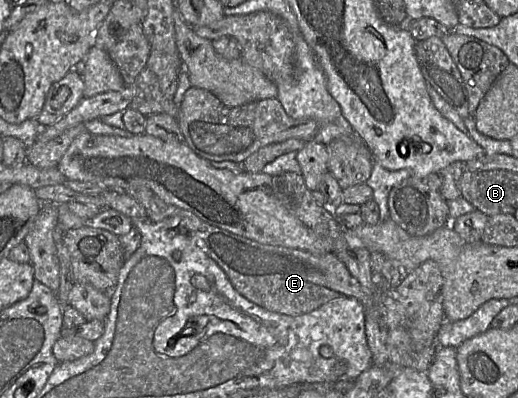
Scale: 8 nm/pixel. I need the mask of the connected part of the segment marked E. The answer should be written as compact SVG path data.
M140 189L132 197L145 208L152 222L160 222L170 216L183 219L178 227L191 238L195 238L196 234L203 240L205 252L225 271L233 287L250 301L270 311L302 315L342 296L356 298L364 309L372 306L373 293L359 283L334 252L316 255L300 249L256 242L210 225L190 211L167 204L148 189Z

